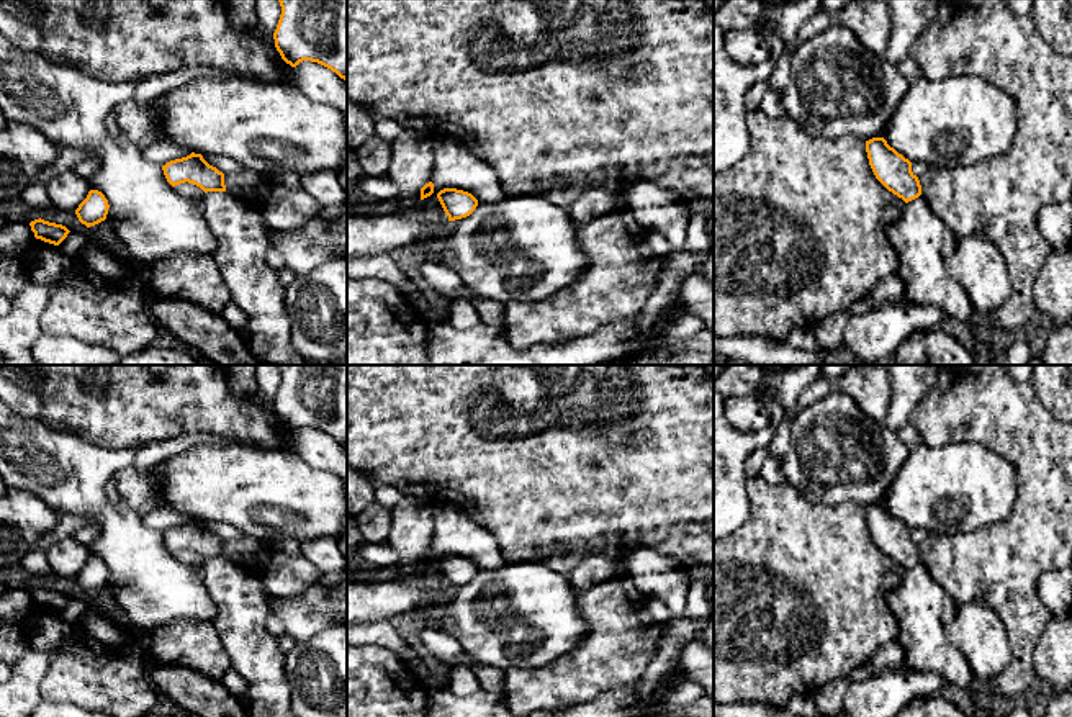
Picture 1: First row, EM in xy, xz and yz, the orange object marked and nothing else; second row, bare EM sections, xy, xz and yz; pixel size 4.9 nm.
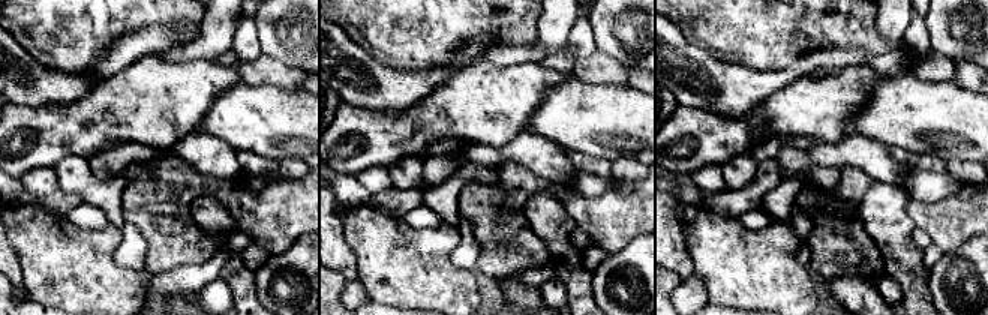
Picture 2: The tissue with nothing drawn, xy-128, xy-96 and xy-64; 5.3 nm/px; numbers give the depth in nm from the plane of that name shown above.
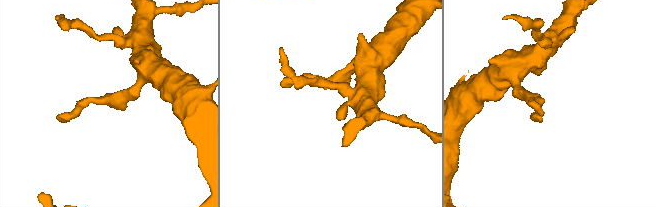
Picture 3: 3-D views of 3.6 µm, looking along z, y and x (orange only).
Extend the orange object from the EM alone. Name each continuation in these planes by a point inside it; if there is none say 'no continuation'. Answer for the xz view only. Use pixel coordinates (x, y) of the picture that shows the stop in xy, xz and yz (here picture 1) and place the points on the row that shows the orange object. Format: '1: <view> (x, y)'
no continuation

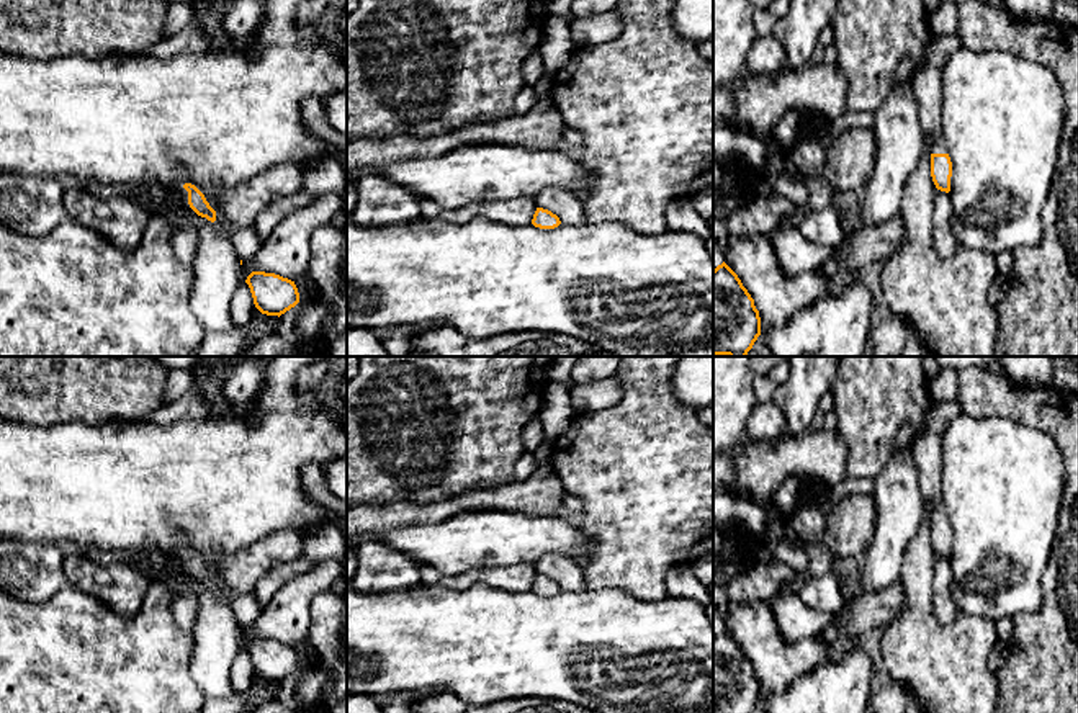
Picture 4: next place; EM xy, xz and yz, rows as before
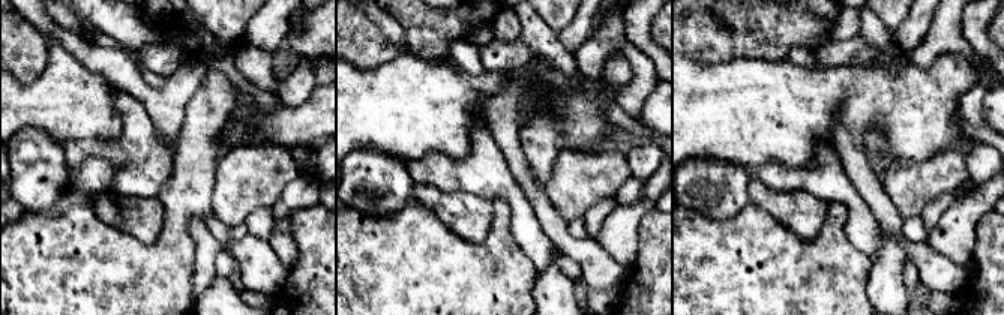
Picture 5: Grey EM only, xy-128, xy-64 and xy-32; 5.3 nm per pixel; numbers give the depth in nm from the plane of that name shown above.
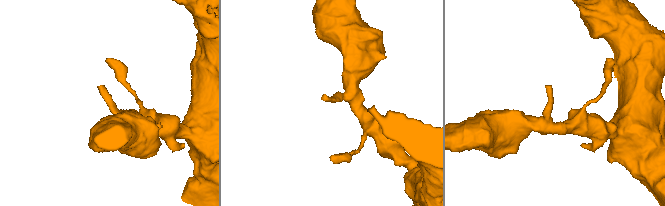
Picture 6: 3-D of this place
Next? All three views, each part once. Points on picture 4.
1: yz (926, 84)

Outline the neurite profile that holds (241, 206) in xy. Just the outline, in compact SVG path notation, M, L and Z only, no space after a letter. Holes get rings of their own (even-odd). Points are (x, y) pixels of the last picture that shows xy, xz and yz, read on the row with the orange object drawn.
M280 164L236 188L216 191L219 209L232 231L252 227L275 200L303 190L303 172L294 164Z

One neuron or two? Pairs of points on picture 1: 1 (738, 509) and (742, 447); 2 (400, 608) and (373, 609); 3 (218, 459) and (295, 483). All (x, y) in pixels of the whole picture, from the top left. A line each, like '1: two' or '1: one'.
1: one
2: one
3: one

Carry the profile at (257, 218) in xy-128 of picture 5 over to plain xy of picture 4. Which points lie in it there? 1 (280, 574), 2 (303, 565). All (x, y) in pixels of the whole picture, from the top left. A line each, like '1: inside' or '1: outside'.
1: inside
2: inside

